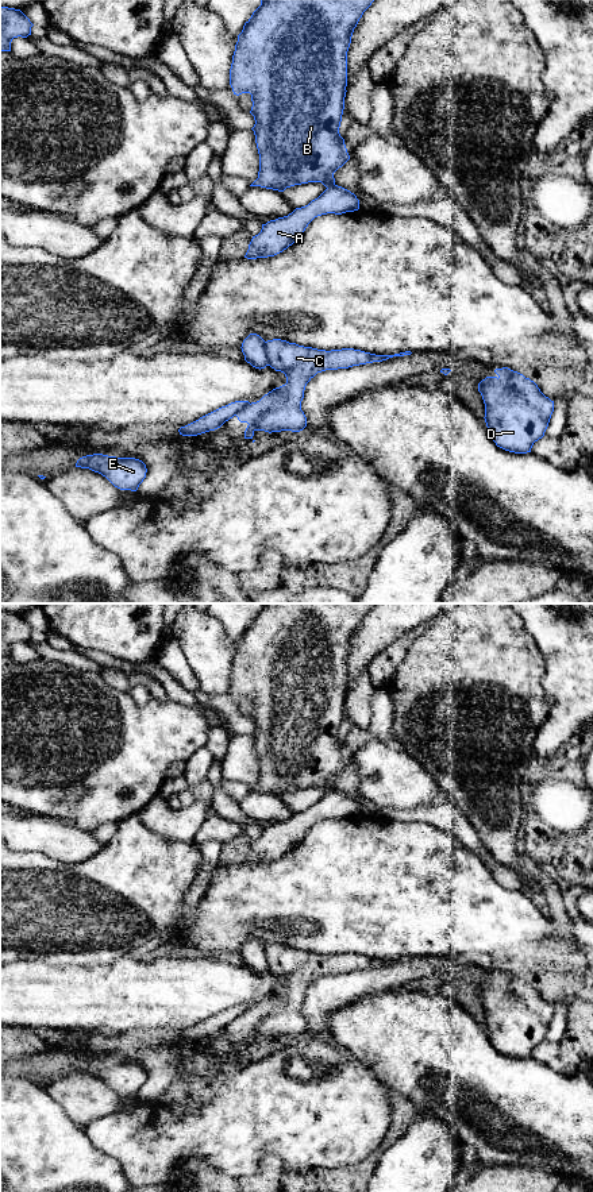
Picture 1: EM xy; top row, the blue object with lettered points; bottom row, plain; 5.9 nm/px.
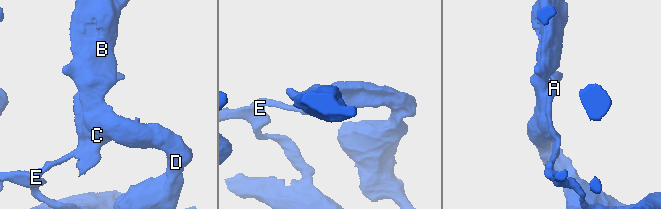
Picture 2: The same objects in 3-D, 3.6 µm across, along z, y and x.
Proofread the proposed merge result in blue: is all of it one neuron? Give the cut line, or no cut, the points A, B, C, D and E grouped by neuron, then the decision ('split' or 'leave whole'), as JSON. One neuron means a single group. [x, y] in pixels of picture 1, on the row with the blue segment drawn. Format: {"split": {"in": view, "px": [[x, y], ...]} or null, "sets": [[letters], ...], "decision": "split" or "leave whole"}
{"split": {"in": "xy", "px": [[265, 342], [265, 354], [269, 365]]}, "sets": [["A", "E"], ["B", "C", "D"]], "decision": "split"}

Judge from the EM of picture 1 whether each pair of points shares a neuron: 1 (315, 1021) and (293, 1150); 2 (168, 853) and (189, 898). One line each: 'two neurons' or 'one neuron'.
1: two neurons
2: two neurons

